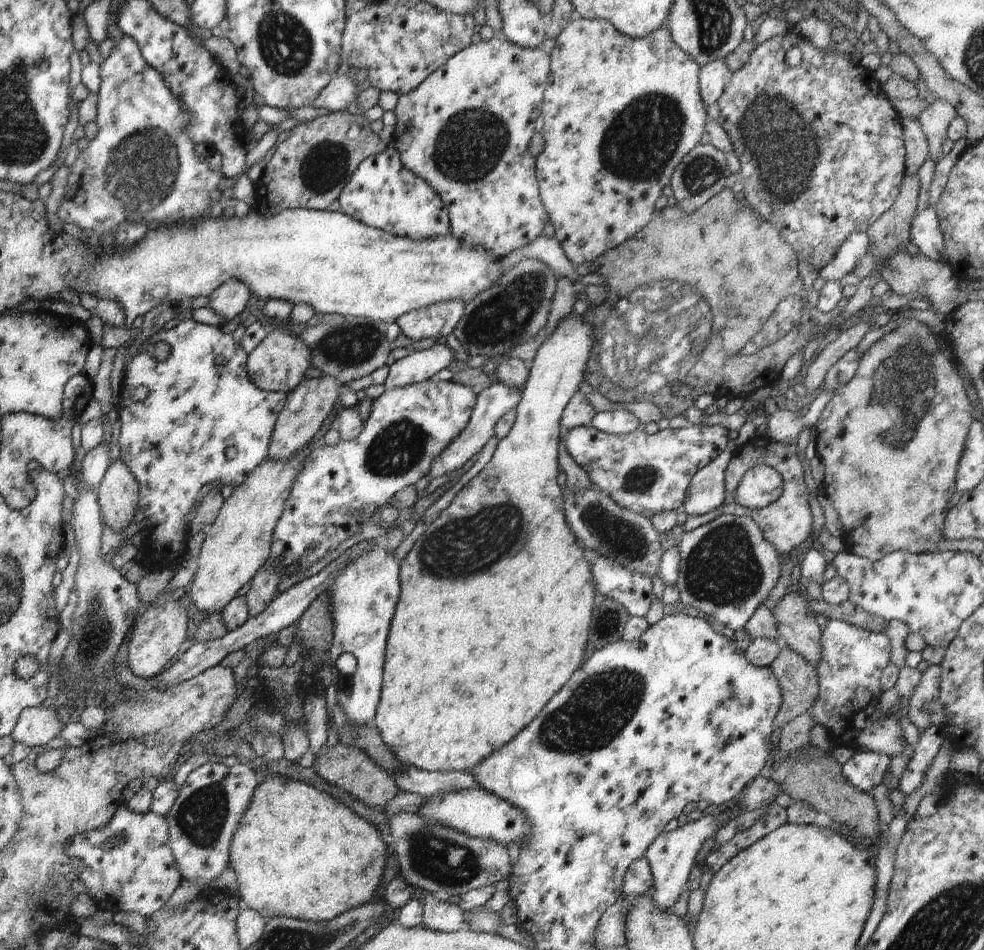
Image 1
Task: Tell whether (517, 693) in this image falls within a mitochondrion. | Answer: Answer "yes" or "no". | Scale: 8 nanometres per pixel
no

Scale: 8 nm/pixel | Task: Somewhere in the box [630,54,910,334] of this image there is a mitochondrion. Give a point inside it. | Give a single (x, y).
(785, 145)

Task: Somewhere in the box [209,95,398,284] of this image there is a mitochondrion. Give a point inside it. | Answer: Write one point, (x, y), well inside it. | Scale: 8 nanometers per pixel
(326, 165)

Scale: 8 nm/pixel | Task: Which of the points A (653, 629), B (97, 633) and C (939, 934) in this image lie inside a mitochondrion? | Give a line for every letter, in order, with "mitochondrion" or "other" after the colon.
A: other
B: mitochondrion
C: mitochondrion

